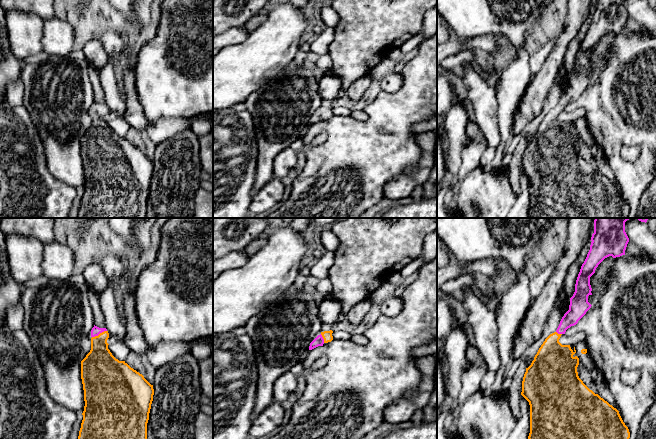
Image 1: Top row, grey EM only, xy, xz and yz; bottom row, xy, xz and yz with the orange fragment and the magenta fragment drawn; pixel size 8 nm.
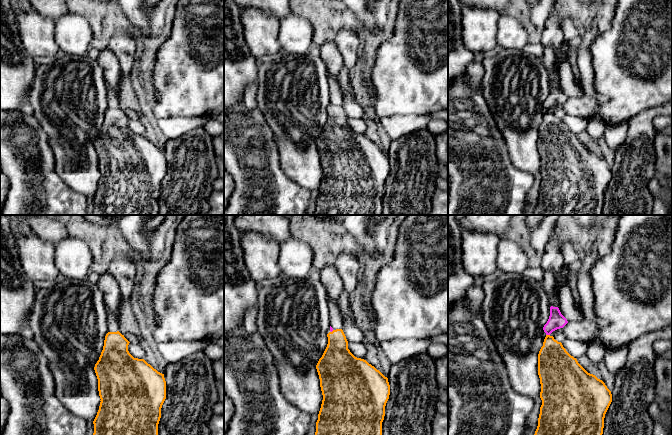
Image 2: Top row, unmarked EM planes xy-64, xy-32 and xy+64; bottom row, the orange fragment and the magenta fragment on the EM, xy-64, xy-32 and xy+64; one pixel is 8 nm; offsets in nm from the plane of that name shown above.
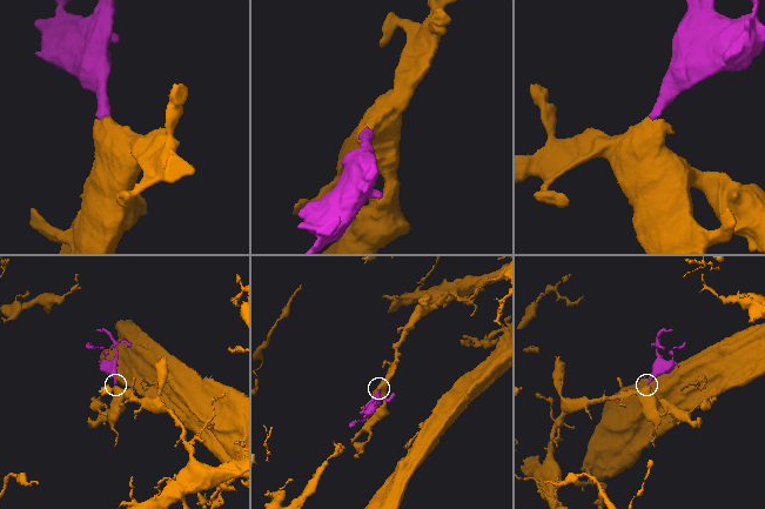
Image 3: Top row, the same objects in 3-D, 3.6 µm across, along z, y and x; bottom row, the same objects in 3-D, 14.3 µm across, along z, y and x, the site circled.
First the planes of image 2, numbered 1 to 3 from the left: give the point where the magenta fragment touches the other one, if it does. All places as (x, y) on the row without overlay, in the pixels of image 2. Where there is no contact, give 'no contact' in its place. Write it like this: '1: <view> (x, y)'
1: no contact
2: xy-32 (332, 107)
3: xy+64 (548, 111)

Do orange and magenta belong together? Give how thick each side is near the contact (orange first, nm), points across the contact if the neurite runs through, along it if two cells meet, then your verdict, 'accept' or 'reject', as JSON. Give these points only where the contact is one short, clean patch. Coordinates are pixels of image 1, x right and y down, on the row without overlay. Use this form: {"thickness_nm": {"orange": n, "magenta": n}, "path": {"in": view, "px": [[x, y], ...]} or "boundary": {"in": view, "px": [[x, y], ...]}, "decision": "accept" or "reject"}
{"thickness_nm": {"orange": 260, "magenta": 70}, "path": {"in": "xy", "px": [[99, 140], [100, 109], [95, 107]]}, "decision": "accept"}

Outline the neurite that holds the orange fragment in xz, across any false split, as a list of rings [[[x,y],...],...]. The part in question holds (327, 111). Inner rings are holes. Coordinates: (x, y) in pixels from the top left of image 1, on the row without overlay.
[[[324,107],[321,108],[320,111],[318,111],[311,119],[309,122],[309,126],[312,126],[318,122],[323,122],[324,119],[331,118],[333,116],[332,112],[333,107]]]

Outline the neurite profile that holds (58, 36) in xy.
[[[57,17],[44,20],[42,46],[44,54],[69,56],[74,49],[74,29],[64,20]]]

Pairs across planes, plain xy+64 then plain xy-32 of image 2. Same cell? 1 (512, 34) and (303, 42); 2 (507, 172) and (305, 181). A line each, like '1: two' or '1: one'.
1: one
2: two

